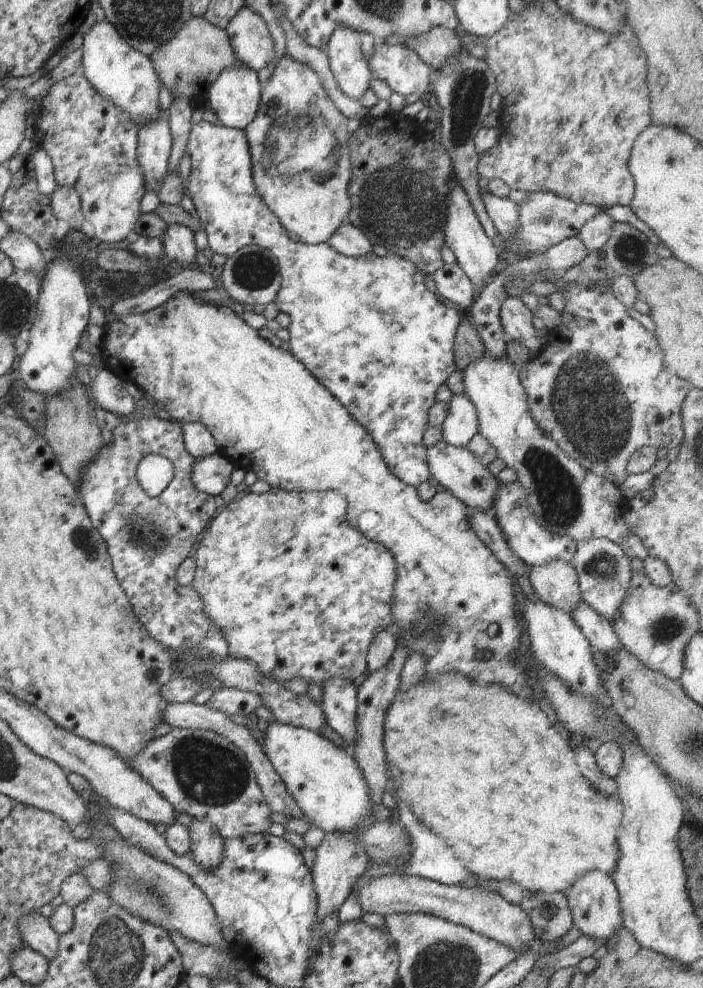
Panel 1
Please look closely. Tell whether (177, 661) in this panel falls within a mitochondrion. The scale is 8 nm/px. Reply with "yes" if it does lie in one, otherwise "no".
no

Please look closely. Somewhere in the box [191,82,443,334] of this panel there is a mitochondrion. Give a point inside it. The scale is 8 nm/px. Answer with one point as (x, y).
(301, 143)

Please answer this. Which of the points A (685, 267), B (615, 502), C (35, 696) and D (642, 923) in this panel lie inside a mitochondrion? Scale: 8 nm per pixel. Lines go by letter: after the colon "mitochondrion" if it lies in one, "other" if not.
A: other
B: other
C: other
D: other

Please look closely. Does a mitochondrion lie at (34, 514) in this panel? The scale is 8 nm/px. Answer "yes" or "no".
no

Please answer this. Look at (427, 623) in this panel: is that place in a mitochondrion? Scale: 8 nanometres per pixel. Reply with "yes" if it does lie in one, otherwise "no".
yes

